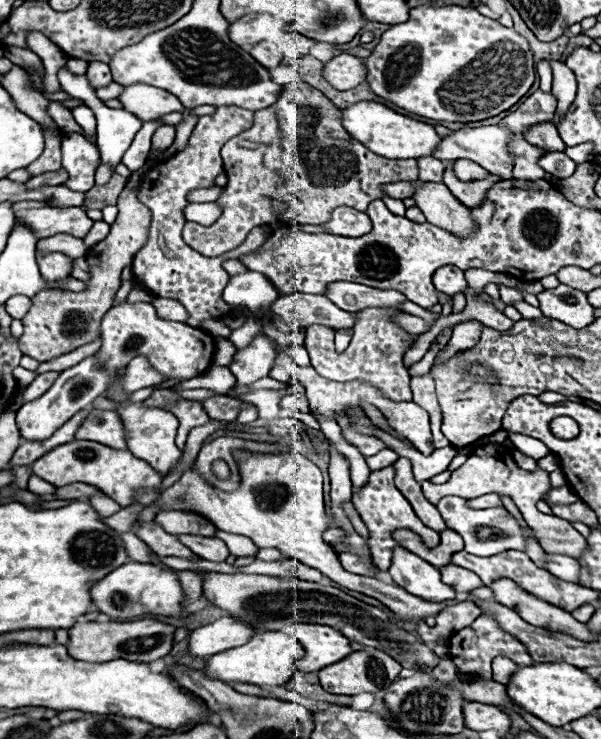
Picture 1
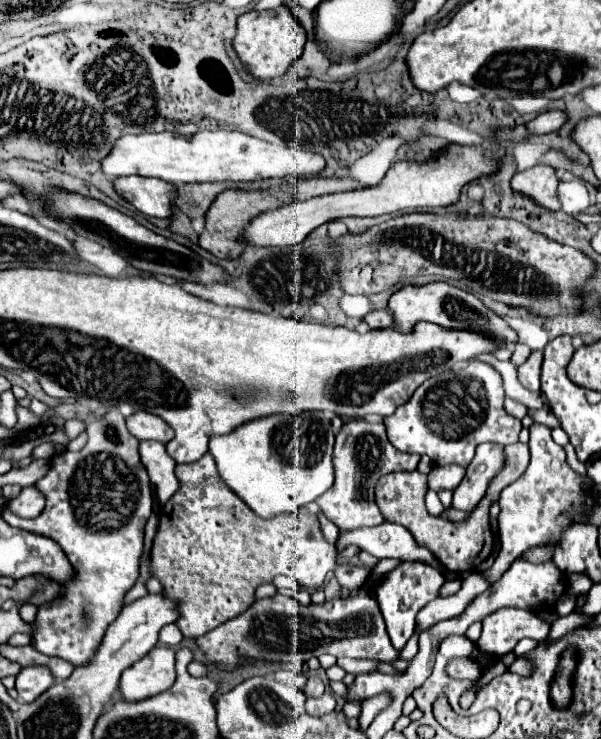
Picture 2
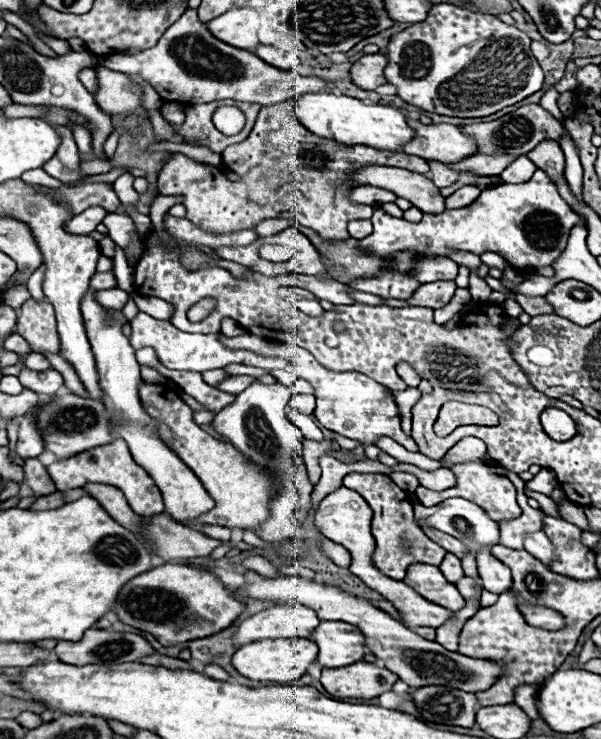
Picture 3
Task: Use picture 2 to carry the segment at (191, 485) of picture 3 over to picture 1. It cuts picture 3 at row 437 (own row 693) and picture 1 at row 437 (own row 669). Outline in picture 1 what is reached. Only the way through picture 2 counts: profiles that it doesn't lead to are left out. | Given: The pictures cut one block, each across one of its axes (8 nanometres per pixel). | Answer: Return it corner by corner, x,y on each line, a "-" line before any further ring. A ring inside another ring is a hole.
128,404
118,408
118,414
124,420
126,426
126,438
128,438
128,450
146,460
152,468
156,468
162,474
168,474
174,466
176,460
180,460
182,452
178,450
178,446
174,444
174,436
176,436
176,428
178,428
178,420
172,412
168,410
160,410
160,408
144,408
142,404

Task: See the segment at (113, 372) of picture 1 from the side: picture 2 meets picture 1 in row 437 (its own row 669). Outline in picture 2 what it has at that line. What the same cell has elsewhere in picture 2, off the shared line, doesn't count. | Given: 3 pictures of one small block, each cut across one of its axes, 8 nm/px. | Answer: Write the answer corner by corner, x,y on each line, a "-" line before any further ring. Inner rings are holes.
24,666
20,674
16,676
16,690
18,690
18,700
28,704
34,702
42,692
46,692
54,684
52,672
48,668
40,666

